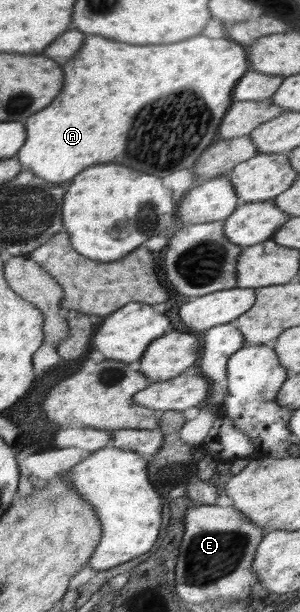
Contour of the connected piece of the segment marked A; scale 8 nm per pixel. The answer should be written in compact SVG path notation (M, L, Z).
M199 34L195 38L187 38L183 42L159 44L159 46L131 46L131 44L115 42L115 40L109 40L109 38L103 38L103 36L99 36L99 38L93 36L93 38L85 40L83 48L67 64L63 64L65 86L61 88L59 96L55 96L51 106L39 110L37 114L33 114L25 122L27 142L23 143L16 155L21 163L22 170L31 170L37 176L45 178L47 182L67 182L67 180L75 178L79 172L83 172L85 168L89 168L93 164L103 164L103 162L117 162L117 164L129 166L129 168L133 168L137 172L149 172L149 174L173 170L177 166L179 168L191 168L199 158L199 155L209 147L209 144L217 140L217 136L215 136L215 134L218 134L217 128L219 128L221 120L223 120L225 113L233 103L231 94L233 94L239 79L250 70L251 64L248 62L245 47L233 42L233 39L221 38L221 40L211 40L211 38L203 36L203 34Z

